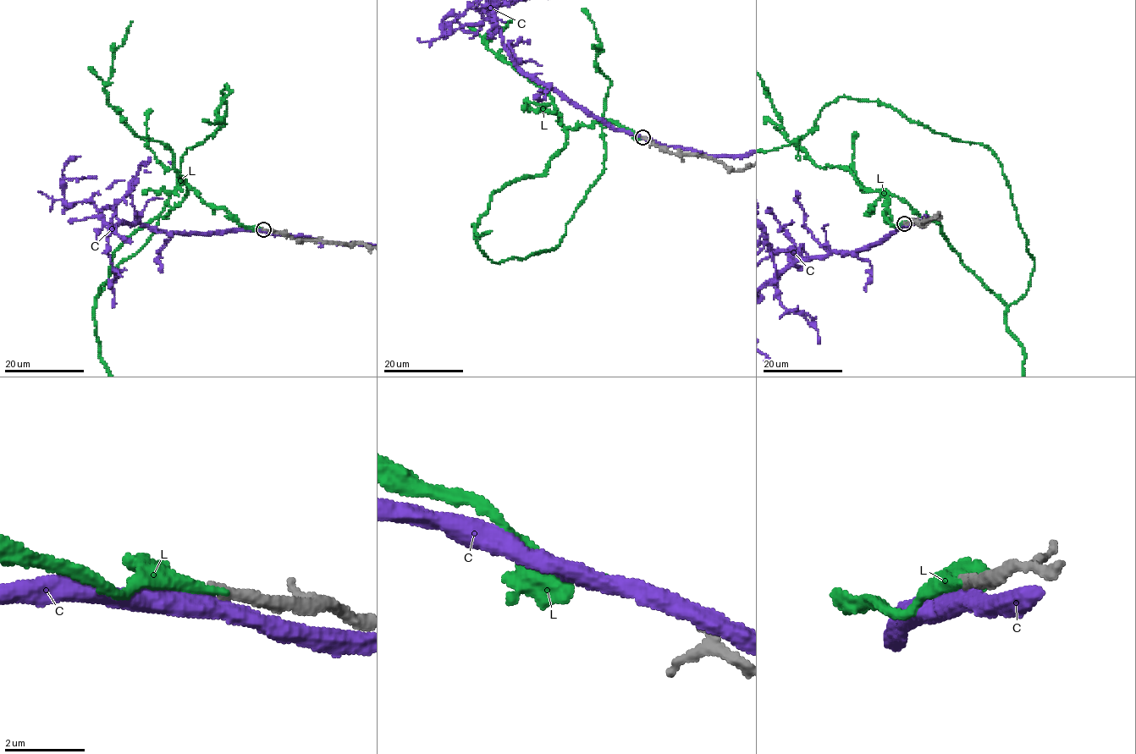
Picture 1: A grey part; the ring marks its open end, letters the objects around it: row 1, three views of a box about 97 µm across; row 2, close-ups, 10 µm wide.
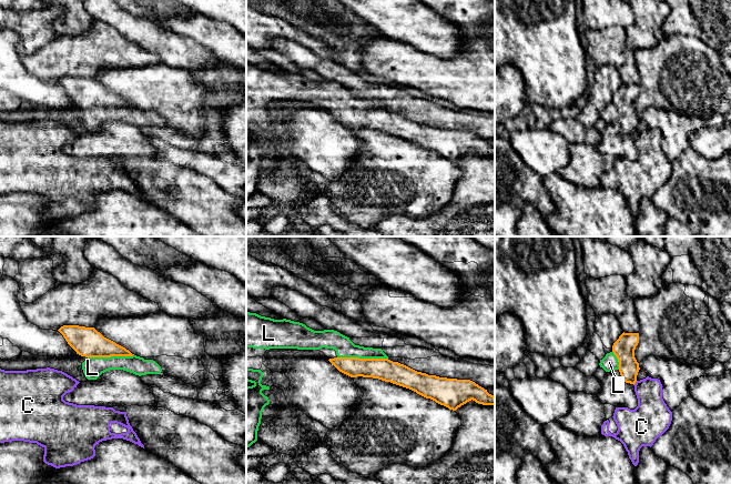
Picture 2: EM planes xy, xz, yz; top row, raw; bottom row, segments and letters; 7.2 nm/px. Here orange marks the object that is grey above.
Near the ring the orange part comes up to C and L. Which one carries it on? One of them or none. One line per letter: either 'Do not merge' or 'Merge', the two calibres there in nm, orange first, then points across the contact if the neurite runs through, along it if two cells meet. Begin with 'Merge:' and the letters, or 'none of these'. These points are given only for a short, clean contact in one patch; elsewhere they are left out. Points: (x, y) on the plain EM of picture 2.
Merge: L
C: Do not merge. Thickness 140 nm (orange) against 240 nm. Boundary: yz (637, 132), (633, 135)
L: Merge. Thickness 160 nm (orange) against 140 nm

